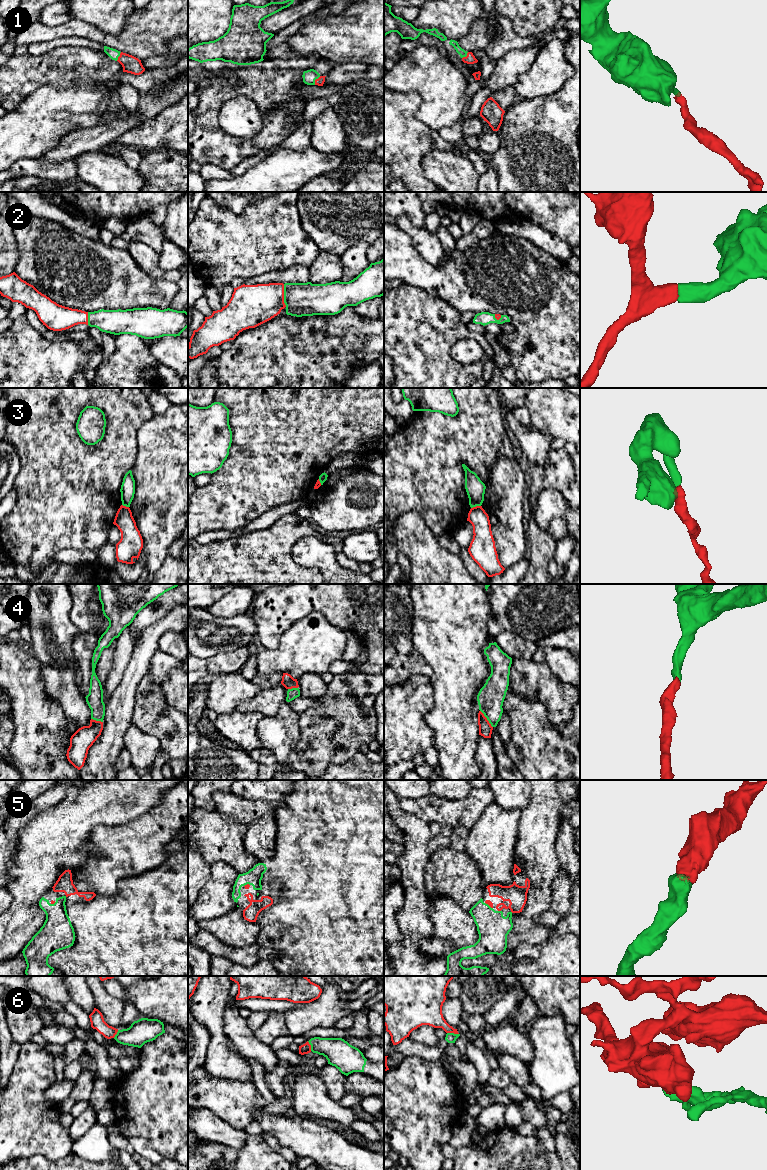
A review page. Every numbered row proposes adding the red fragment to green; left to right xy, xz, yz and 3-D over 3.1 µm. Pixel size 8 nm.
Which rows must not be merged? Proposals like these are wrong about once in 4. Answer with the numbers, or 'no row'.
3, 6

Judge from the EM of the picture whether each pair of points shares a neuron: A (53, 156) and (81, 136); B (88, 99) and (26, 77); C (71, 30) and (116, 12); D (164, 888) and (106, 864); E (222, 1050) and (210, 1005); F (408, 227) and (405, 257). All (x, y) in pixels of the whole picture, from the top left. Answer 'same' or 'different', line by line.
A: same
B: different
C: different
D: different
E: same
F: different

